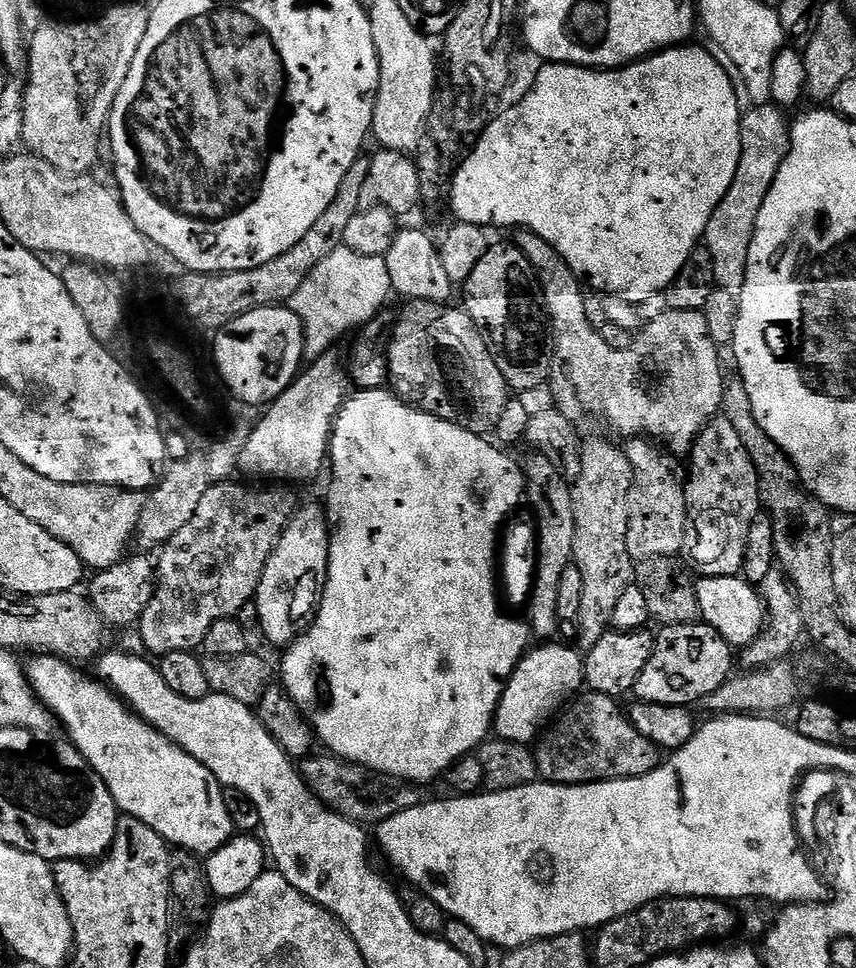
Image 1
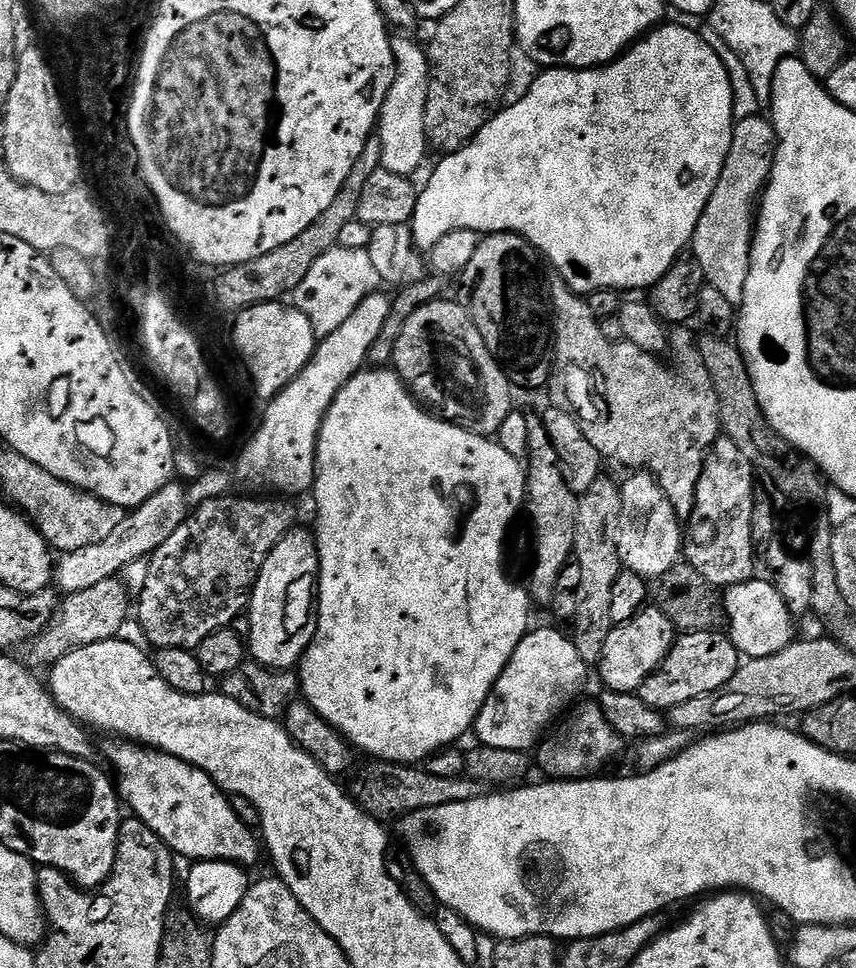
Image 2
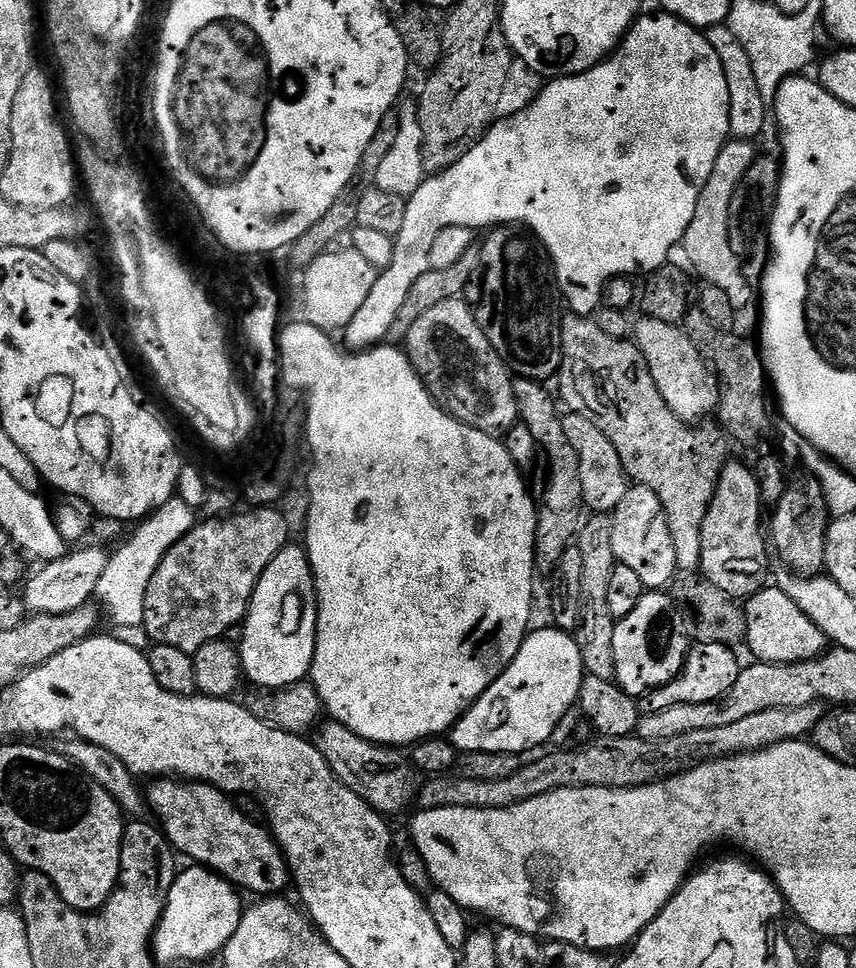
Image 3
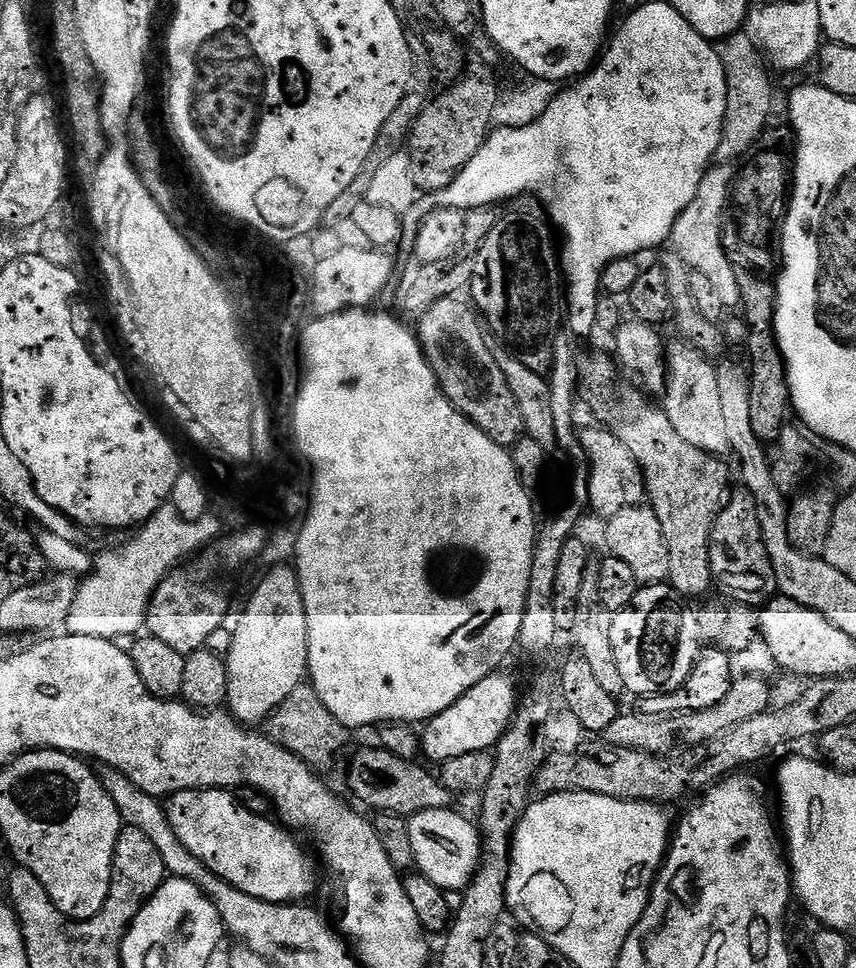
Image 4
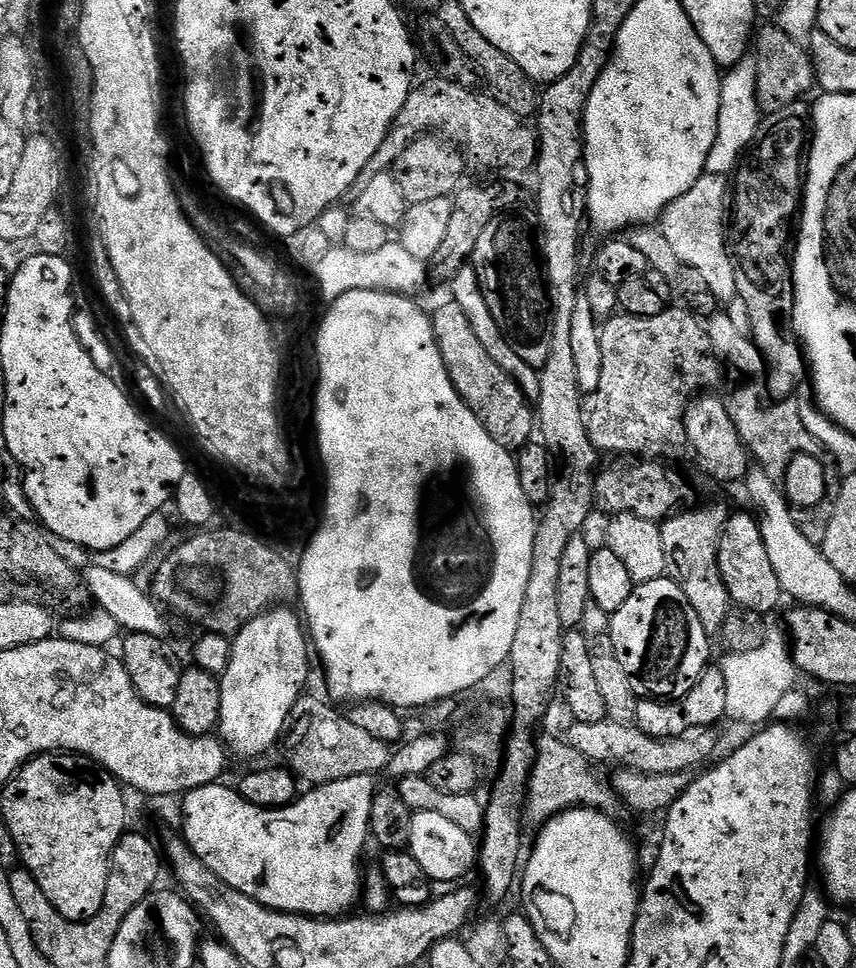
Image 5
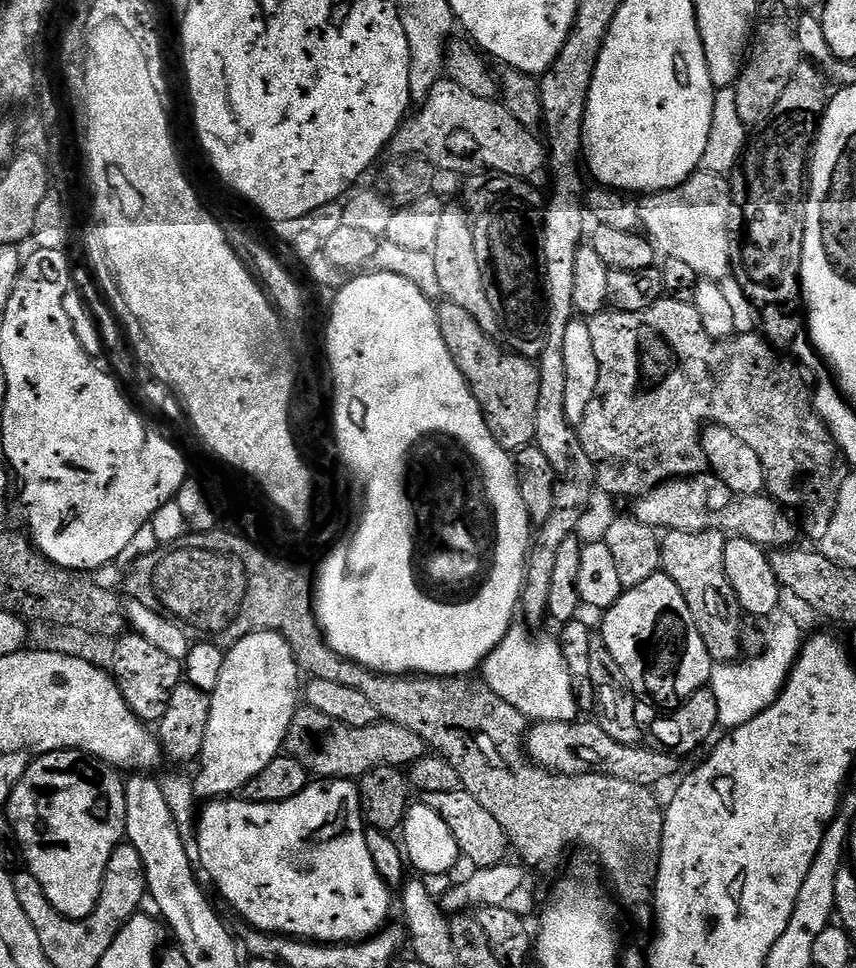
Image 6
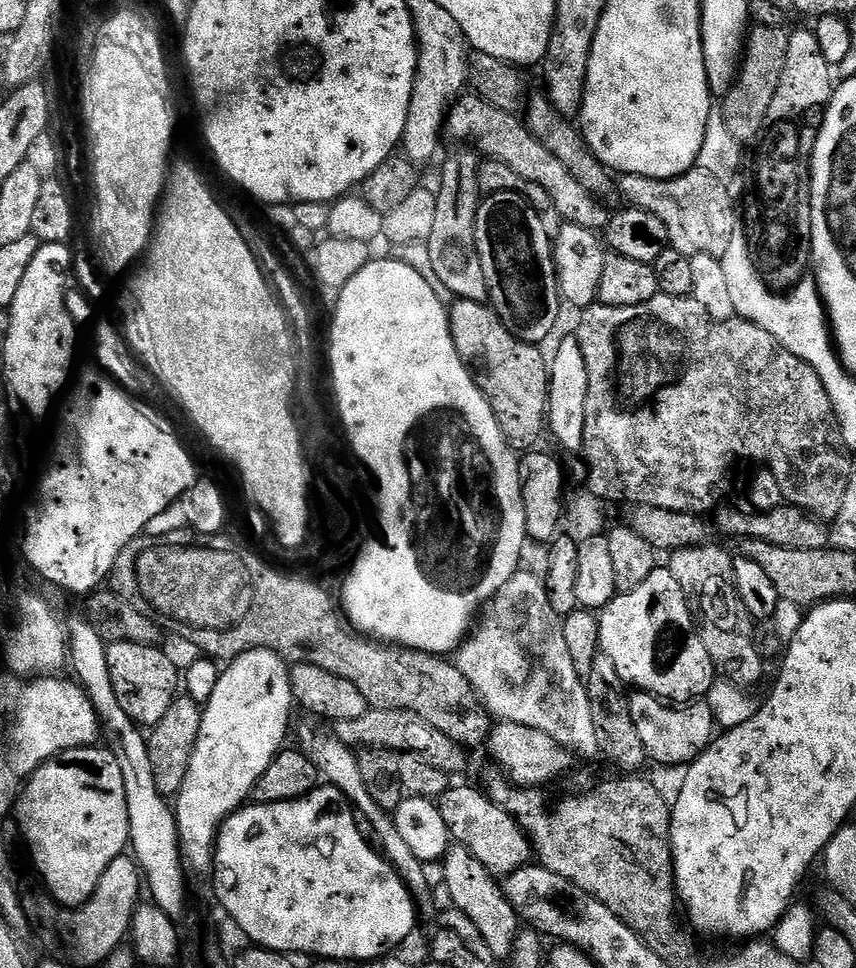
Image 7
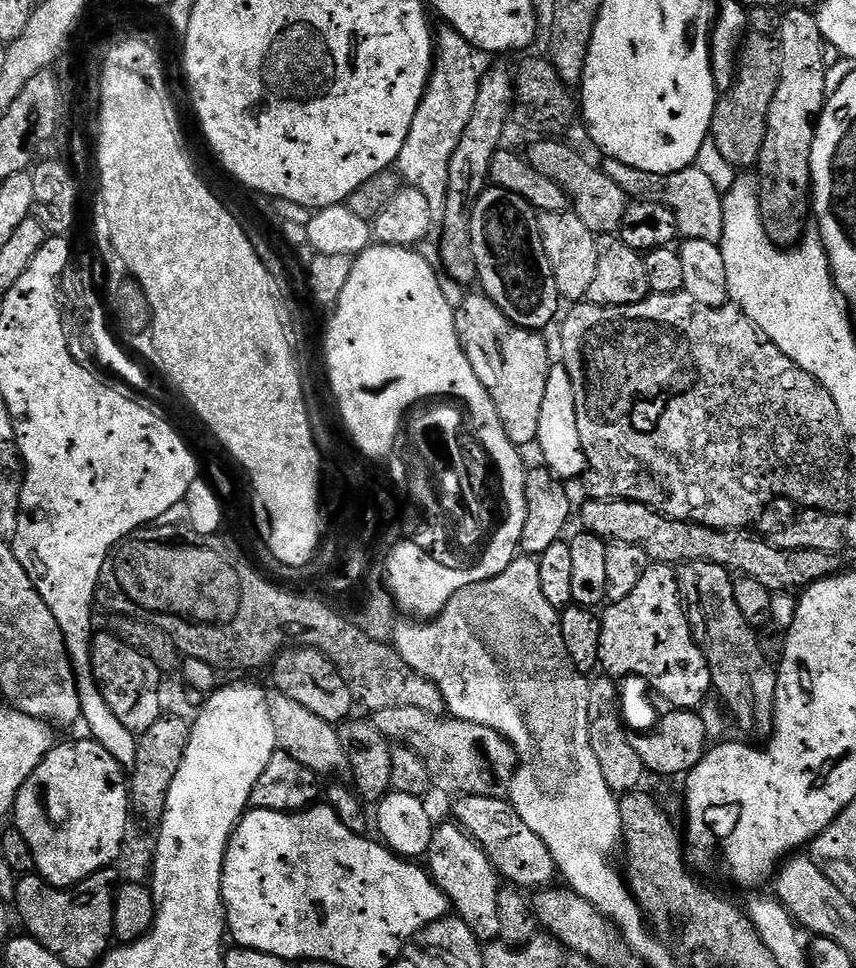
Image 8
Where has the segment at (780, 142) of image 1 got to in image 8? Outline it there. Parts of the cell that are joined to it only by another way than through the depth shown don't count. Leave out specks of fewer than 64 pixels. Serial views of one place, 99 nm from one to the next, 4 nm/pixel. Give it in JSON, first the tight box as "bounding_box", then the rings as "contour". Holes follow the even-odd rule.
{"bounding_box":[602,159,724,244],"contour":[[[605,159],[602,167],[604,173],[614,178],[614,182],[618,182],[618,186],[622,186],[624,193],[632,200],[662,202],[662,206],[670,209],[684,240],[701,240],[711,244],[719,241],[724,221],[722,218],[724,198],[714,186],[714,182],[710,182],[710,178],[706,178],[706,174],[702,174],[700,168],[695,166],[684,168],[674,174],[650,174],[634,166],[626,166],[626,162],[610,159]]]}

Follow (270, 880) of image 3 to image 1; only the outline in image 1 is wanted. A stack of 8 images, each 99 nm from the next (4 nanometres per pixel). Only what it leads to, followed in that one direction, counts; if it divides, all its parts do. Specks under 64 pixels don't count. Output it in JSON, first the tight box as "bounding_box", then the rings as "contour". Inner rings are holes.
{"bounding_box":[26,655,234,854],"contour":[[[33,655],[26,664],[28,683],[36,691],[36,697],[48,707],[49,712],[68,731],[67,739],[76,745],[77,750],[96,773],[99,783],[105,784],[107,795],[123,815],[133,816],[146,826],[150,826],[163,840],[177,849],[193,854],[211,854],[219,850],[227,840],[231,840],[234,829],[230,814],[226,814],[224,788],[216,776],[198,762],[186,750],[182,750],[170,737],[158,729],[151,728],[142,717],[131,711],[127,704],[108,687],[107,684],[91,675],[83,676],[79,667],[59,656]]]}

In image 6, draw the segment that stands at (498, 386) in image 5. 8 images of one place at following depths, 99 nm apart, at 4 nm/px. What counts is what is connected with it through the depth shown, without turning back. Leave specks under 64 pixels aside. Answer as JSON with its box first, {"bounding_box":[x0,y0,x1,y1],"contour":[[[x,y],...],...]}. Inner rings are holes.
{"bounding_box":[436,303,539,454],"contour":[[[441,303],[436,309],[436,321],[438,330],[442,330],[442,342],[446,342],[450,358],[454,358],[468,389],[484,412],[484,420],[490,426],[490,434],[498,446],[513,454],[529,447],[536,438],[534,406],[538,402],[539,367],[531,359],[515,355],[499,343],[496,345],[497,341],[485,334],[482,326],[478,326],[478,322],[474,322],[462,306]]]}

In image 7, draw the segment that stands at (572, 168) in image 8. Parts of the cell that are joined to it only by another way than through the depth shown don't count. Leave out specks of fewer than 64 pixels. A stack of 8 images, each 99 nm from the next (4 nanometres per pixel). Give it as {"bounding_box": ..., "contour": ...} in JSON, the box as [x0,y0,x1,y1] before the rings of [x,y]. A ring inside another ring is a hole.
{"bounding_box":[446,94,610,234],"contour":[[[464,94],[448,109],[446,136],[447,139],[449,136],[452,140],[460,140],[456,142],[467,142],[481,157],[502,162],[502,166],[510,166],[510,170],[526,178],[526,182],[542,186],[542,190],[550,194],[555,215],[560,215],[561,221],[597,234],[603,233],[610,215],[609,205],[595,200],[590,190],[586,190],[586,186],[582,186],[582,182],[578,182],[578,178],[574,178],[574,174],[570,174],[570,170],[566,170],[542,142],[538,142],[538,138],[528,133],[525,121],[519,115],[498,110],[475,94]]]}

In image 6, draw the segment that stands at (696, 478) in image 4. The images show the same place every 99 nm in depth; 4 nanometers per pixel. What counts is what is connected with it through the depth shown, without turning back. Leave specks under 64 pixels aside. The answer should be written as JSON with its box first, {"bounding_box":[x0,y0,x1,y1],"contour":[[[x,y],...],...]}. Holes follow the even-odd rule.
{"bounding_box":[660,531,742,662],"contour":[[[669,531],[660,542],[660,568],[663,575],[669,576],[682,590],[682,598],[686,598],[686,606],[690,606],[690,614],[698,626],[698,634],[702,634],[702,642],[706,642],[706,650],[713,661],[729,662],[736,655],[740,656],[741,621],[736,621],[736,615],[741,615],[742,609],[730,582],[726,578],[726,562],[724,561],[725,533],[715,532],[674,532]]]}

